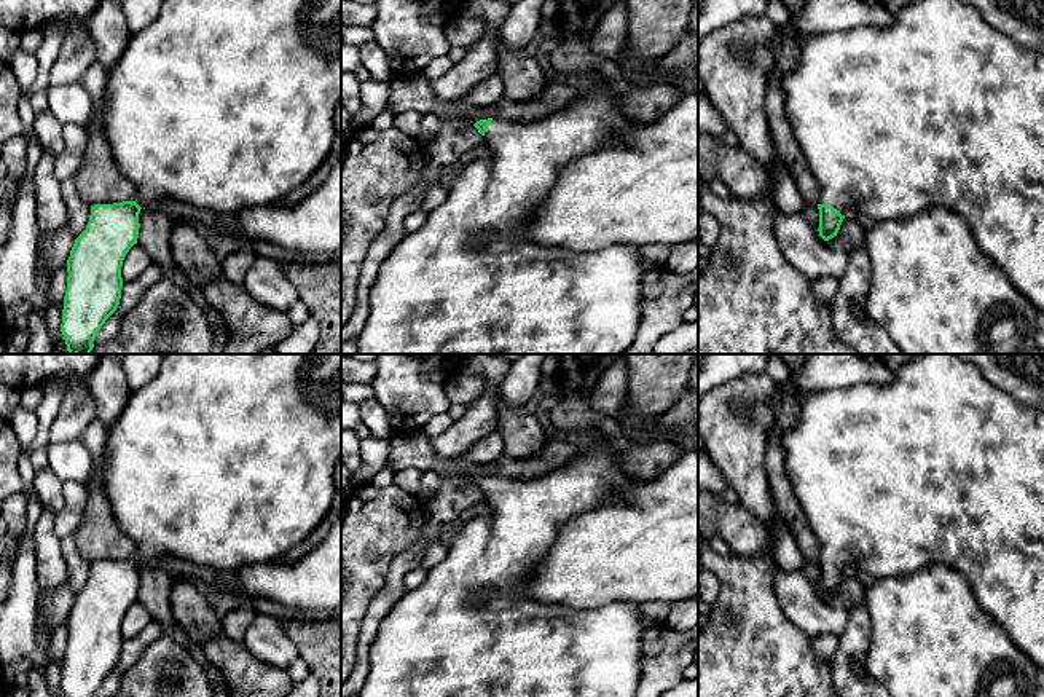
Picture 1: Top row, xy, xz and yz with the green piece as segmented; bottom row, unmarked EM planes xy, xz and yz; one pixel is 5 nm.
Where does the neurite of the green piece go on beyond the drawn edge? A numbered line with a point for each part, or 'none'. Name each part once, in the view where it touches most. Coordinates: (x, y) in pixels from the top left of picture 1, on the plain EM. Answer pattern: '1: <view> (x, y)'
1: yz (938, 466)

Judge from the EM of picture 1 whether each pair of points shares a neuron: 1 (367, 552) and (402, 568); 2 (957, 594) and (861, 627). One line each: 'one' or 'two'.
1: two
2: two

